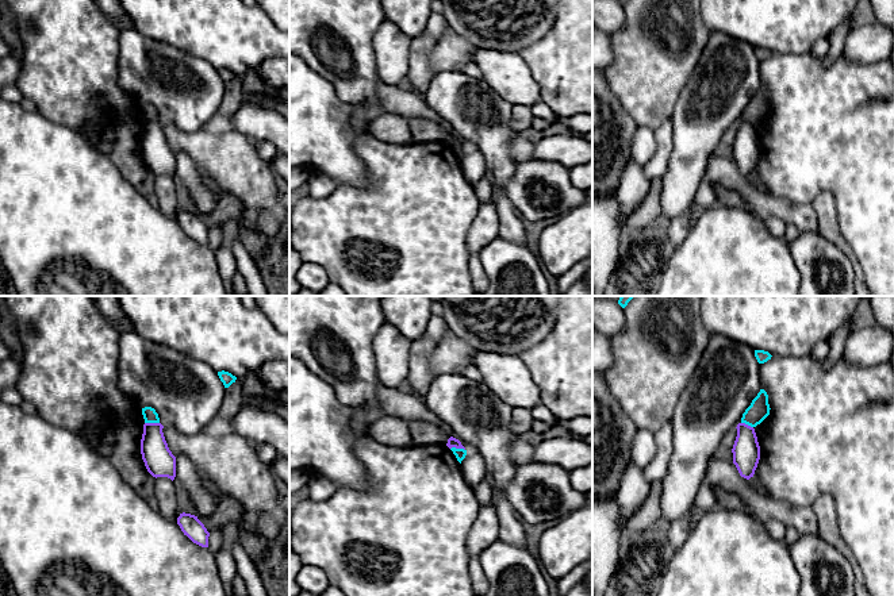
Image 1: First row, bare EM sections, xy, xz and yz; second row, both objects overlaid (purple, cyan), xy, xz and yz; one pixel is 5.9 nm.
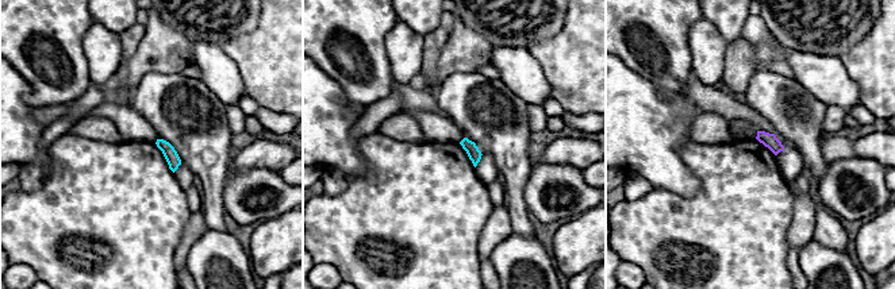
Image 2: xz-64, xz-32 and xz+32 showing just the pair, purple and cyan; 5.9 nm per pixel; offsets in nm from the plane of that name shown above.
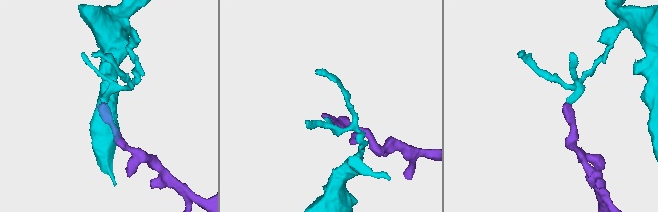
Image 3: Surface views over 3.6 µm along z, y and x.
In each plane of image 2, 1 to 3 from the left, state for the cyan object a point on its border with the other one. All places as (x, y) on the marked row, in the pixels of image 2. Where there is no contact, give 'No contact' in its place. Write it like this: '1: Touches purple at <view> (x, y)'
1: No contact
2: No contact
3: No contact

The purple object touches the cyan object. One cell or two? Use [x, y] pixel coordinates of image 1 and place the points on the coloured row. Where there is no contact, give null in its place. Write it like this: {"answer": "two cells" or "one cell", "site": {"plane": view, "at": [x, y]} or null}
{"answer": "two cells", "site": {"plane": "xy", "at": [152, 423]}}

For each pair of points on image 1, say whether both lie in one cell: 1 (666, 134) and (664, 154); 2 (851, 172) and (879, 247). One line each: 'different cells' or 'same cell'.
1: same cell
2: same cell

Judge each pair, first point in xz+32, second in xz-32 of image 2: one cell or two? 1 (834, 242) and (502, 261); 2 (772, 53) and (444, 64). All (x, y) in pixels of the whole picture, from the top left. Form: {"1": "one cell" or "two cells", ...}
{"1": "two cells", "2": "one cell"}

